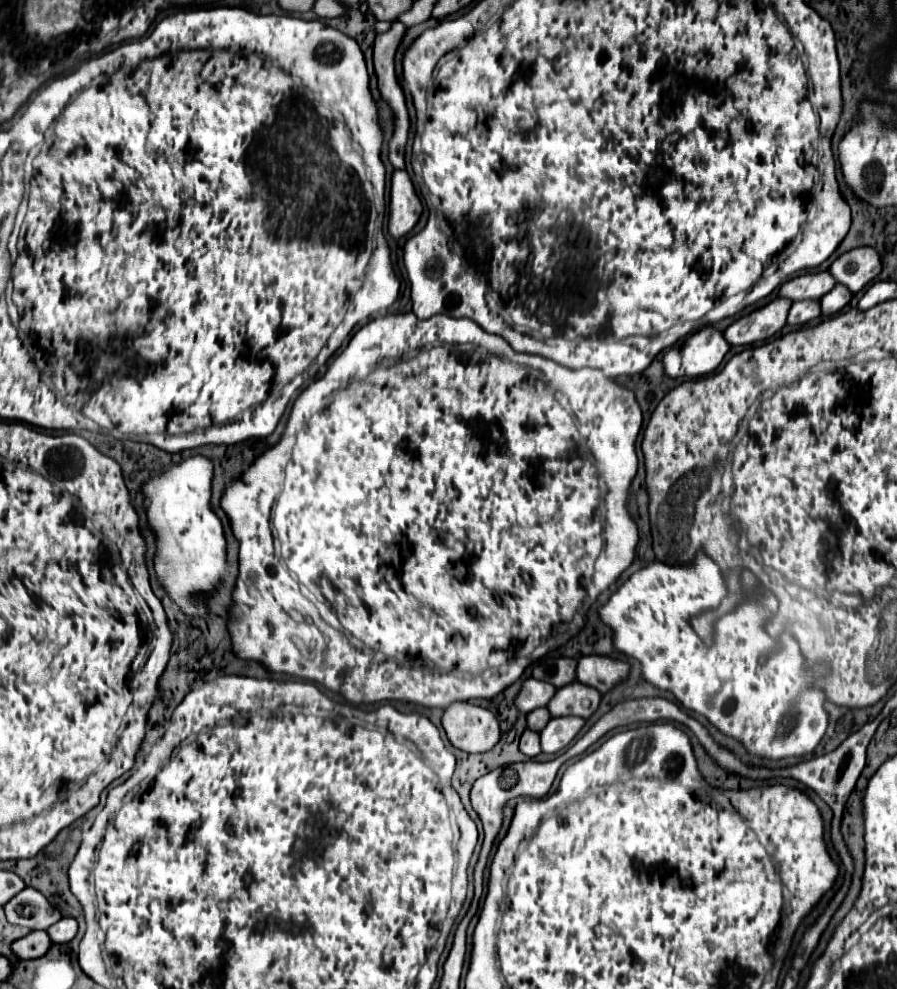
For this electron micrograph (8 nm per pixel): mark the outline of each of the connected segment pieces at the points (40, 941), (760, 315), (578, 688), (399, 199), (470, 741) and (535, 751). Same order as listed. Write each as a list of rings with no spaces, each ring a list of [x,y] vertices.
[[[33,931],[27,937],[11,943],[11,951],[19,959],[37,959],[37,957],[45,955],[49,947],[51,947],[51,941],[47,937],[47,931]]]
[[[773,299],[769,305],[749,315],[743,315],[735,323],[731,323],[725,329],[723,337],[729,345],[751,345],[757,341],[765,341],[785,325],[789,307],[791,307],[791,301]]]
[[[569,683],[561,689],[557,689],[555,697],[547,705],[551,717],[565,717],[565,715],[577,715],[583,719],[589,719],[597,705],[599,705],[601,693],[589,685],[583,683]]]
[[[395,171],[391,181],[391,203],[389,203],[391,237],[399,239],[407,235],[417,225],[421,211],[423,211],[423,205],[415,193],[415,187],[407,171]]]
[[[451,703],[441,715],[441,725],[451,745],[467,753],[489,751],[501,735],[495,715],[471,703]]]
[[[525,729],[525,733],[521,735],[519,749],[521,749],[521,753],[527,755],[527,757],[535,757],[535,755],[539,755],[539,753],[541,753],[541,747],[539,747],[539,733]]]

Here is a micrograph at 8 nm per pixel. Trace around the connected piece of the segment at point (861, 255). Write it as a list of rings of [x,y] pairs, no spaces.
[[[859,247],[847,251],[841,257],[837,257],[829,267],[833,279],[845,285],[851,293],[863,289],[869,281],[873,281],[879,275],[879,271],[881,271],[881,259],[877,251],[873,251],[871,247]]]

